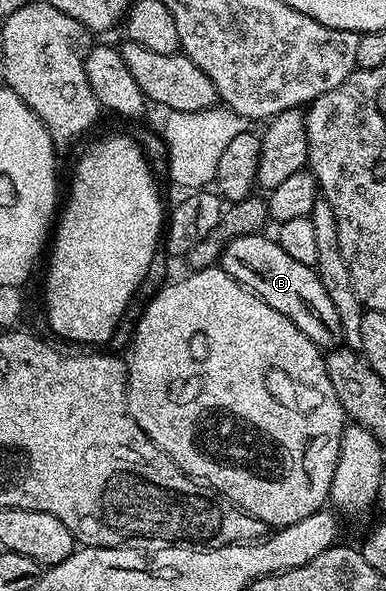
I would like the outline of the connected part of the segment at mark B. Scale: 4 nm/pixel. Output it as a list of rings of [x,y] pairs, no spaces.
[[[271,235],[234,238],[222,250],[218,267],[230,274],[234,282],[262,298],[266,306],[274,306],[278,314],[290,318],[290,322],[294,322],[294,326],[298,326],[298,330],[302,330],[302,334],[306,334],[306,338],[310,338],[310,342],[320,349],[331,350],[344,344],[342,324],[338,322],[334,302],[330,302],[326,286],[322,286],[315,267],[298,262],[298,258],[290,258],[290,254],[286,254],[286,250],[282,250],[282,246]]]

